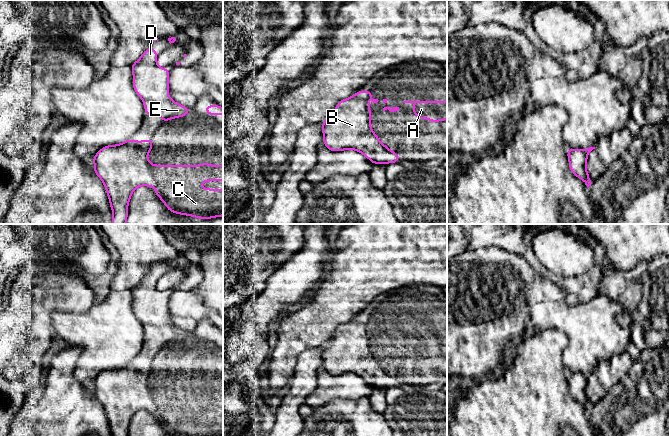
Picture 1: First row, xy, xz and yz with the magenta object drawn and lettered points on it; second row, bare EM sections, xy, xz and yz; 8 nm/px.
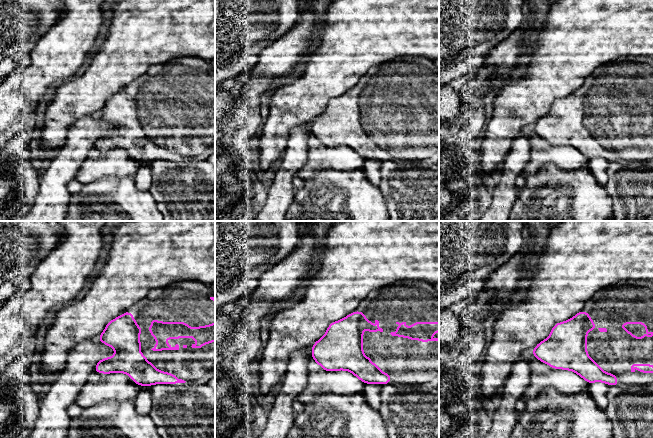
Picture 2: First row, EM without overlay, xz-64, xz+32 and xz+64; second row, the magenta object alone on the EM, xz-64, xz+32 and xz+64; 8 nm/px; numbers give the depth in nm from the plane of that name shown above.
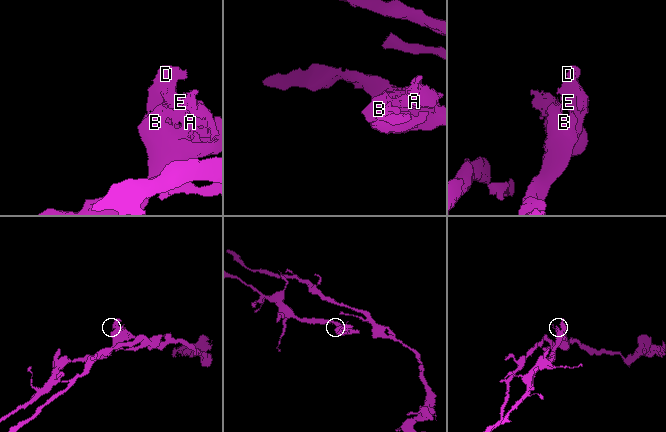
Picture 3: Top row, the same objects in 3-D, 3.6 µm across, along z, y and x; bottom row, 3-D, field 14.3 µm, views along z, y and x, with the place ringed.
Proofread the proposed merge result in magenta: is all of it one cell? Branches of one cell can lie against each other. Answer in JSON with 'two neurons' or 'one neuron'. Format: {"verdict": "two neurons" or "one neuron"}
{"verdict": "one neuron"}

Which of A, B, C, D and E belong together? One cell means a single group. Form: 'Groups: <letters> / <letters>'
Groups: A B C D E

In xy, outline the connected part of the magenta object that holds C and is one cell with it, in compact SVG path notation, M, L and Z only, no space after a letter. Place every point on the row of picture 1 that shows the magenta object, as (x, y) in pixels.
M151 138L145 141L127 139L118 145L101 148L92 158L94 173L103 181L113 212L112 224L126 224L128 203L139 186L151 186L171 213L192 218L211 219L223 216L223 189L199 189L204 180L223 181L223 165L152 165L147 154L153 149Z

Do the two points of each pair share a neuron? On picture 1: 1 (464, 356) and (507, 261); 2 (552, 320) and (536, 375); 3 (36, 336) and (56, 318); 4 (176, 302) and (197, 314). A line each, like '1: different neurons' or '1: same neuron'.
1: same neuron
2: different neurons
3: different neurons
4: same neuron

